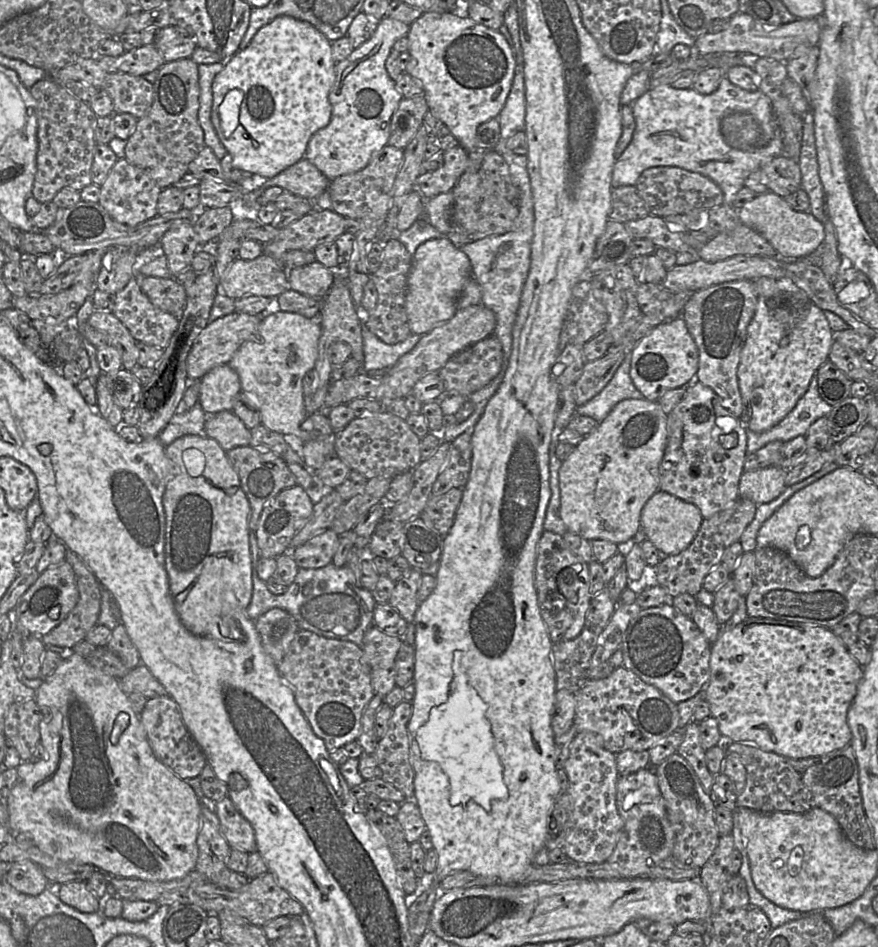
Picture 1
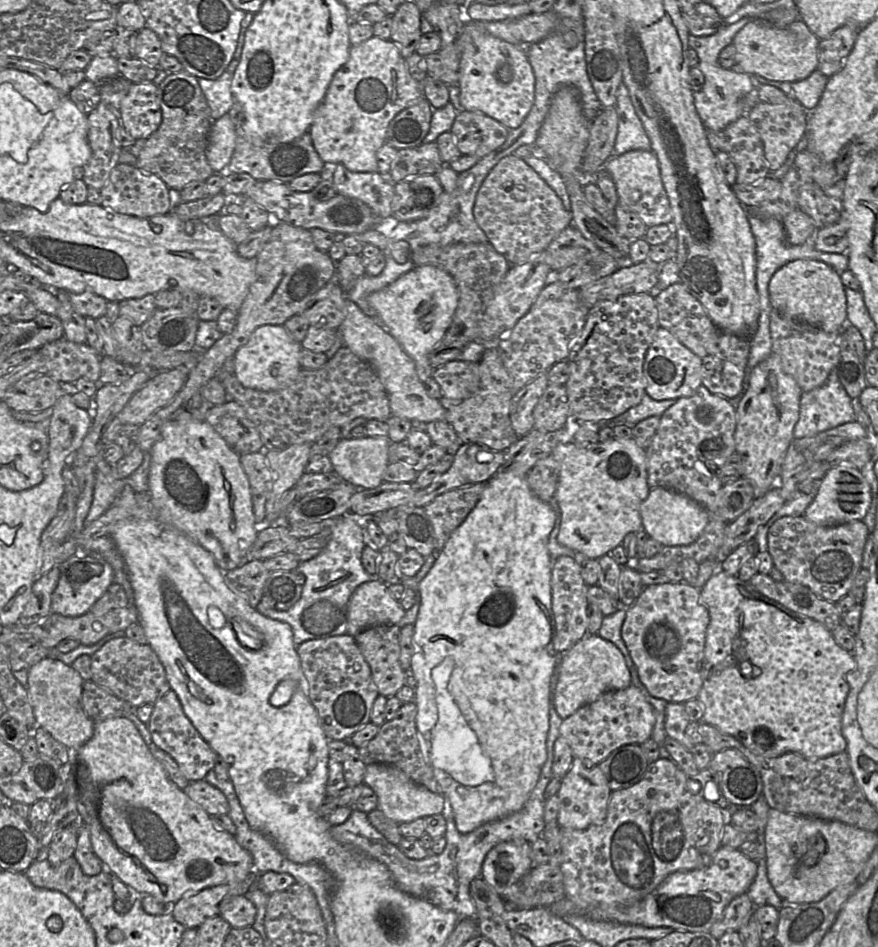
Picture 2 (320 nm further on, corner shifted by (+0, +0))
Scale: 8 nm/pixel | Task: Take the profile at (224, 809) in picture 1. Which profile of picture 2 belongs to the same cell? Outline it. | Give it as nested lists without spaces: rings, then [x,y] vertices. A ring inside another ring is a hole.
[[[205,780],[190,782],[183,792],[210,816],[229,813],[230,806],[224,793]]]

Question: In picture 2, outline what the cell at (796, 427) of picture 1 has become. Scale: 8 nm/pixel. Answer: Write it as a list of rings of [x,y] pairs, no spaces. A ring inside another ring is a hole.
[[[833,369],[822,386],[802,393],[799,419],[794,427],[793,437],[814,436],[855,421],[851,399],[838,379],[837,369]]]

